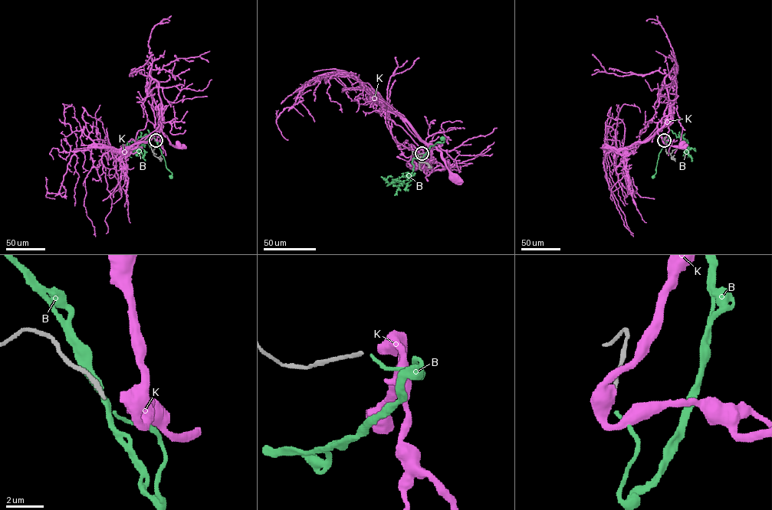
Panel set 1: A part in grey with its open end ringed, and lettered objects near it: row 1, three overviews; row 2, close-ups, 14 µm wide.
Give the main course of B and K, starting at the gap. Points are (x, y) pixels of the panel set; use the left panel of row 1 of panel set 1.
B: (156, 140), (148, 130), (148, 138), (139, 149), (126, 146), (127, 141)
K: (156, 140), (149, 90), (151, 68), (149, 75), (158, 83), (162, 105), (161, 131), (172, 145), (179, 145)

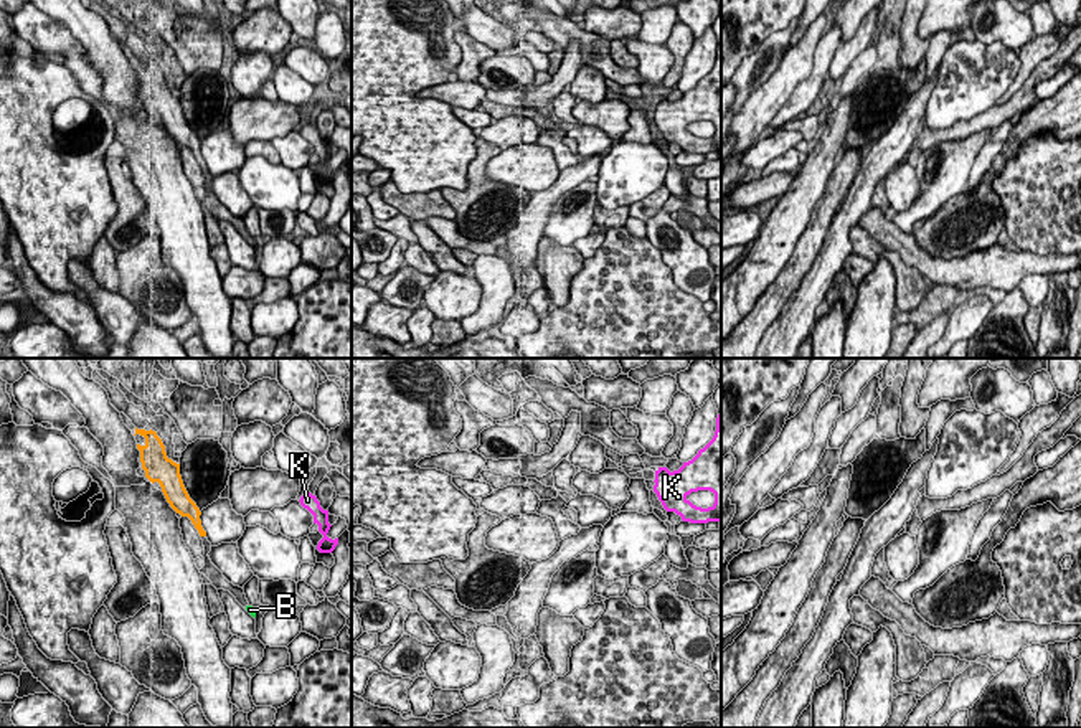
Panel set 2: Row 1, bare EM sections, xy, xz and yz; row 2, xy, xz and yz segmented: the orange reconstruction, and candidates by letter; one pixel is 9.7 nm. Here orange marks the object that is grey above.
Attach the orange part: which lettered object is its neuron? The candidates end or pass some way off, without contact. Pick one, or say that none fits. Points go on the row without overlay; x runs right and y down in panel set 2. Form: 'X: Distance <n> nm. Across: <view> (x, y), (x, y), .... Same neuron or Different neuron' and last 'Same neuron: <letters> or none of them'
B: Distance 800 nm. Across: xy (205, 165), (246, 236). Same neuron
K: Distance 950 nm. Across: xy (205, 162), (299, 131). Different neuron
Same neuron: B

